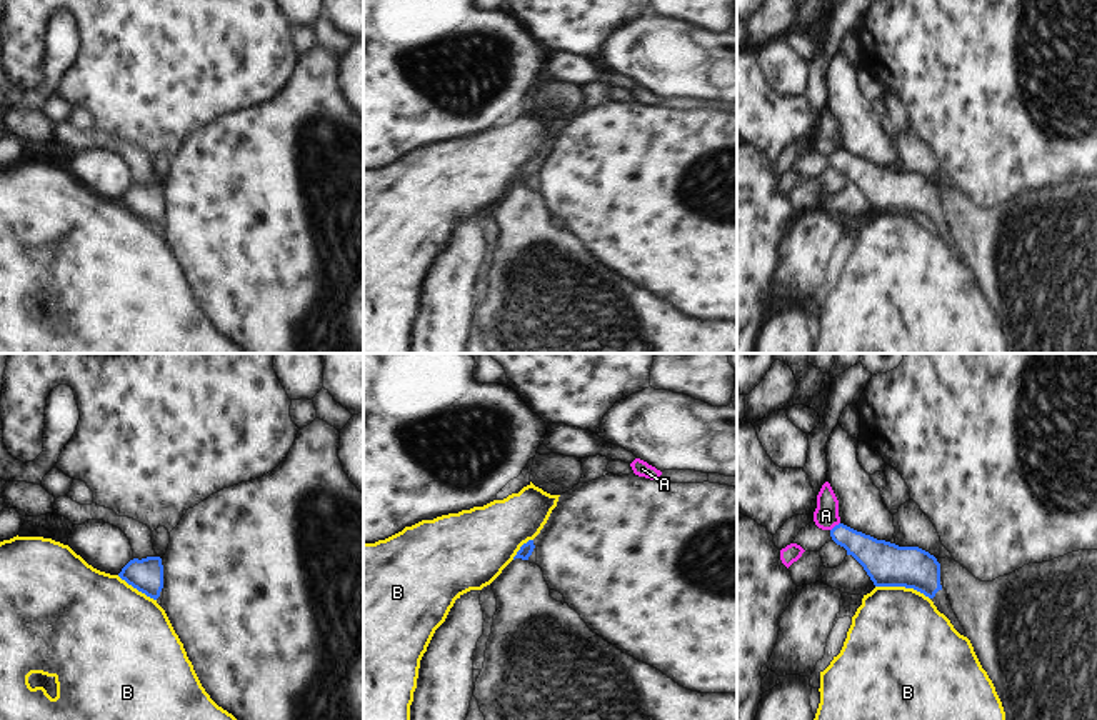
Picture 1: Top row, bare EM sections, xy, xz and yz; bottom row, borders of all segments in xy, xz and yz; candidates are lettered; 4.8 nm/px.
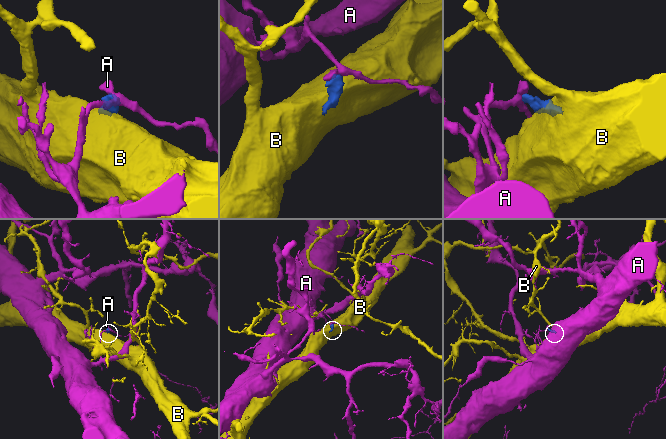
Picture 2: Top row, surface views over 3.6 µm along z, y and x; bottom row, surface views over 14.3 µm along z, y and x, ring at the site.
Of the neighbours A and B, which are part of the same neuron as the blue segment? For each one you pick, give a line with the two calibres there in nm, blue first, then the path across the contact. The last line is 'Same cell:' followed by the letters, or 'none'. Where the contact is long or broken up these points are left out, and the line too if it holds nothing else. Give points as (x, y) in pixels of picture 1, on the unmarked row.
Same cell: none

